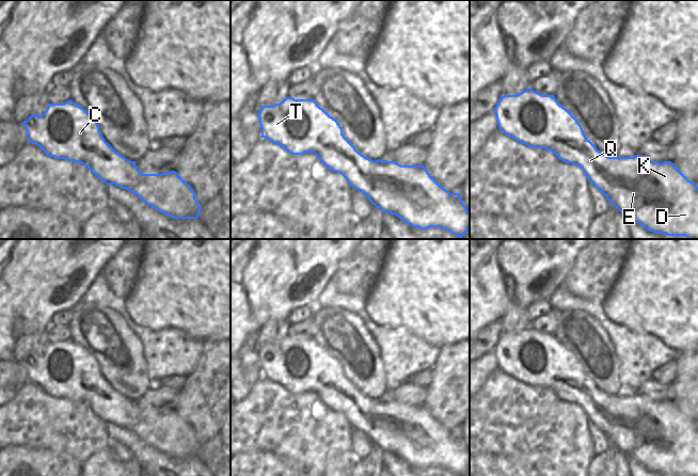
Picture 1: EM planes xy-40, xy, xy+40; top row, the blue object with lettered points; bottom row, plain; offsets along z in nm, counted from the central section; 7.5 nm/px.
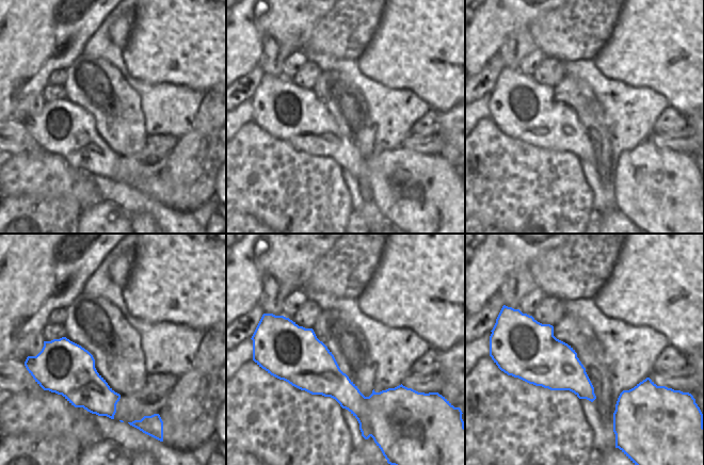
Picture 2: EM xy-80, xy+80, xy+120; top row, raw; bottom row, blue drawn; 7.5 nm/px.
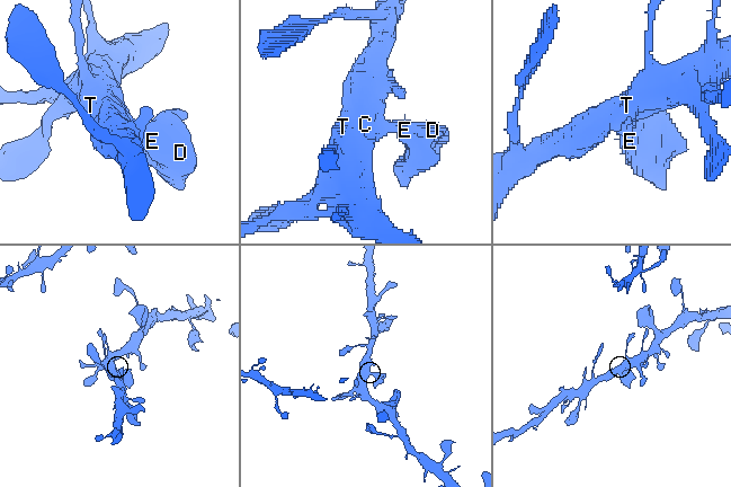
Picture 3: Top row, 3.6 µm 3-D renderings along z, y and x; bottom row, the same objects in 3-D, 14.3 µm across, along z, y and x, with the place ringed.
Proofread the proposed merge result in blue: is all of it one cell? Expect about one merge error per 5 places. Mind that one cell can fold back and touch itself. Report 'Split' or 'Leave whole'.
Leave whole

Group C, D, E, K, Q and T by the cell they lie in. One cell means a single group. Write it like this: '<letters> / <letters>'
C D E K Q T

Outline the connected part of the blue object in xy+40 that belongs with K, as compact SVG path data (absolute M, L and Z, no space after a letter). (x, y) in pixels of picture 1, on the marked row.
M532 89L517 95L502 96L493 111L496 115L498 129L503 133L532 148L551 150L566 163L578 165L587 179L628 219L636 221L655 234L698 239L698 188L671 161L660 163L640 155L634 157L608 157L604 155L584 134L575 116L564 108L554 95L542 95Z

